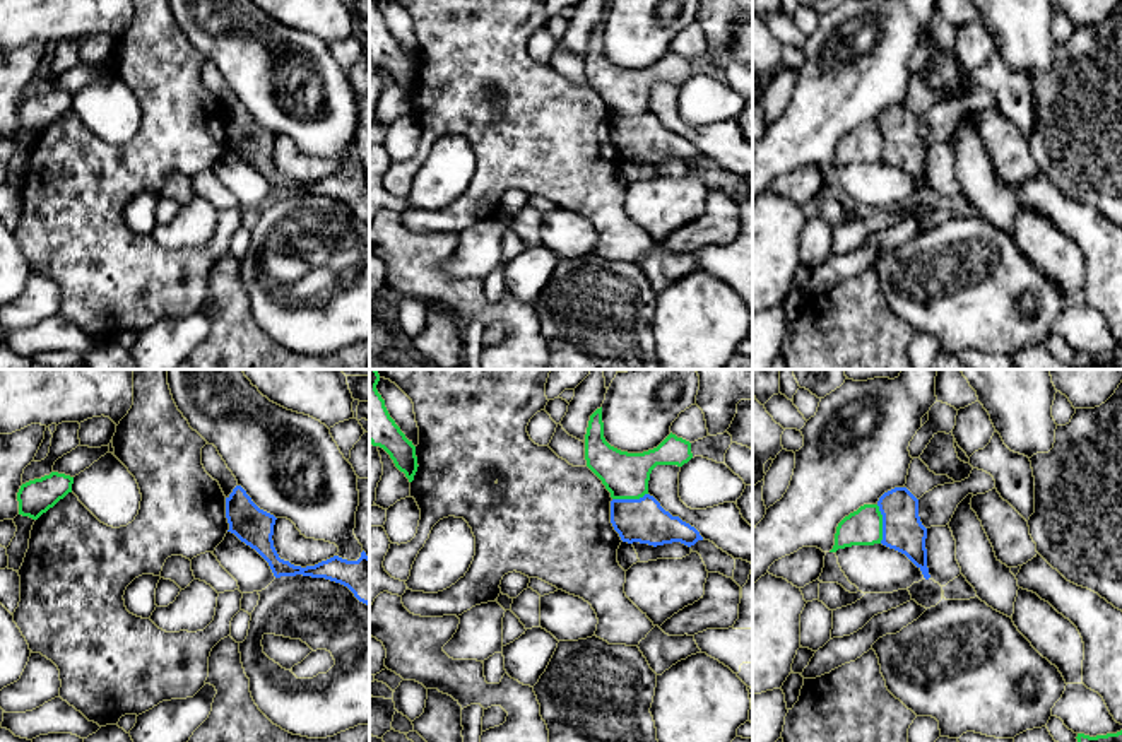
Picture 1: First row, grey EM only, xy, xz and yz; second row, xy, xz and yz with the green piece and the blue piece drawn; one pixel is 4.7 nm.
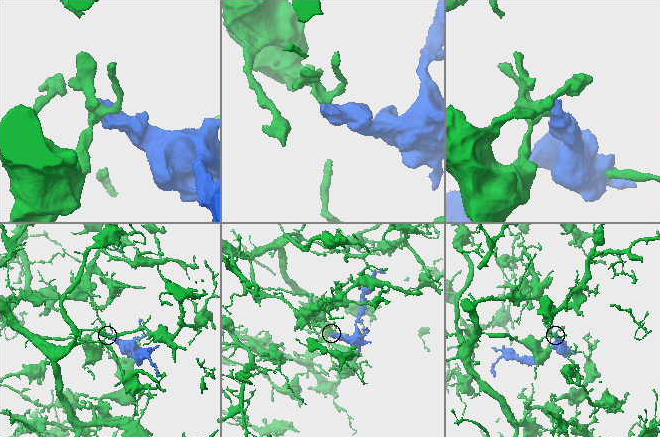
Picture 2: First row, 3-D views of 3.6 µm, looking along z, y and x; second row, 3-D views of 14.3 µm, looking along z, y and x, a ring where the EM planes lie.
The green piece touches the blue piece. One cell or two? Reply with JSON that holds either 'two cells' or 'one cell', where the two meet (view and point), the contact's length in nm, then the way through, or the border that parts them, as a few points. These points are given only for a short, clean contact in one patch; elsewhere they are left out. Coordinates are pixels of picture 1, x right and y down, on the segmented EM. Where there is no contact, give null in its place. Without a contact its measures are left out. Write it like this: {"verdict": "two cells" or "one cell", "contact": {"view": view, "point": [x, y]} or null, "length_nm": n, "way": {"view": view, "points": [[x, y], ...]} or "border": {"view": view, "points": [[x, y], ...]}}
{"verdict": "two cells", "contact": {"view": "yz", "point": [881, 524]}, "length_nm": 190, "border": {"view": "yz", "points": [[876, 505], [881, 515], [881, 542]]}}

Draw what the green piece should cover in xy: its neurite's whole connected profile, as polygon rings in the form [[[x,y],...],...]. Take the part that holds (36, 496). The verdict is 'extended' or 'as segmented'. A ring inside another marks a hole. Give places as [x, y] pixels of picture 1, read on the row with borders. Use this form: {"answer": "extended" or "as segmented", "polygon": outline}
{"answer": "as segmented", "polygon": [[[58,472],[22,484],[17,492],[19,515],[38,520],[72,492],[72,484],[74,477]]]}

